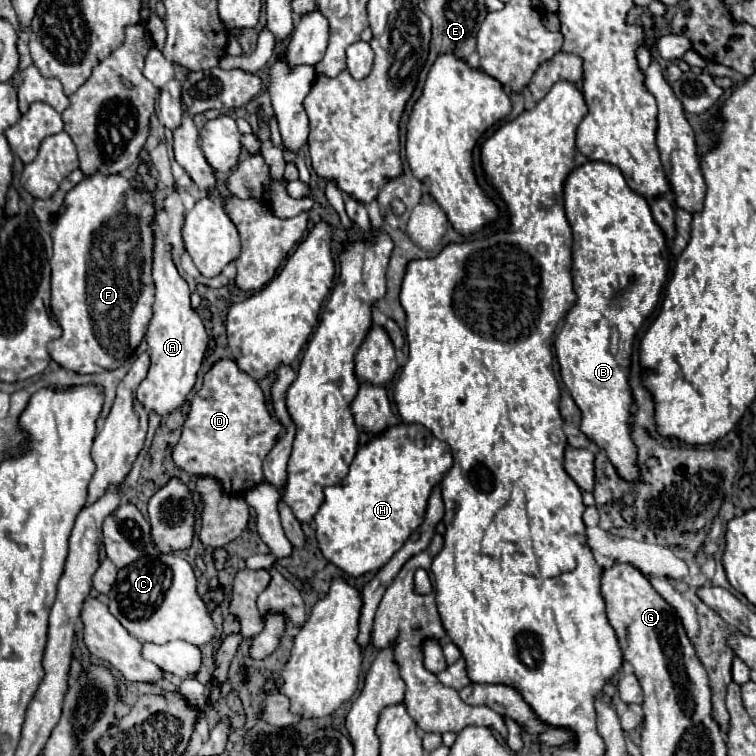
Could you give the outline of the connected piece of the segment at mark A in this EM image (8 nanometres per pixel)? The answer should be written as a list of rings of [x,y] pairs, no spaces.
[[[154,206],[154,218],[150,226],[154,232],[152,280],[156,286],[156,302],[154,302],[154,316],[146,328],[146,342],[152,364],[148,376],[142,380],[142,384],[136,390],[136,398],[144,404],[146,410],[152,410],[156,414],[170,414],[184,404],[186,396],[196,384],[196,374],[202,366],[208,348],[208,334],[200,316],[190,306],[190,288],[172,260],[172,246],[164,242],[156,214],[158,208]]]

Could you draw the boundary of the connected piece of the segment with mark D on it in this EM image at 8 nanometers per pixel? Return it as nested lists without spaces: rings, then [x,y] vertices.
[[[222,358],[204,374],[202,388],[192,398],[190,412],[182,426],[182,436],[172,452],[172,460],[180,470],[184,470],[188,474],[216,478],[228,496],[240,498],[250,488],[254,488],[262,482],[262,462],[264,462],[266,454],[278,442],[280,434],[284,434],[284,432],[286,432],[286,426],[270,414],[264,392],[258,386],[258,382],[252,380],[248,374],[240,372],[234,360]]]

